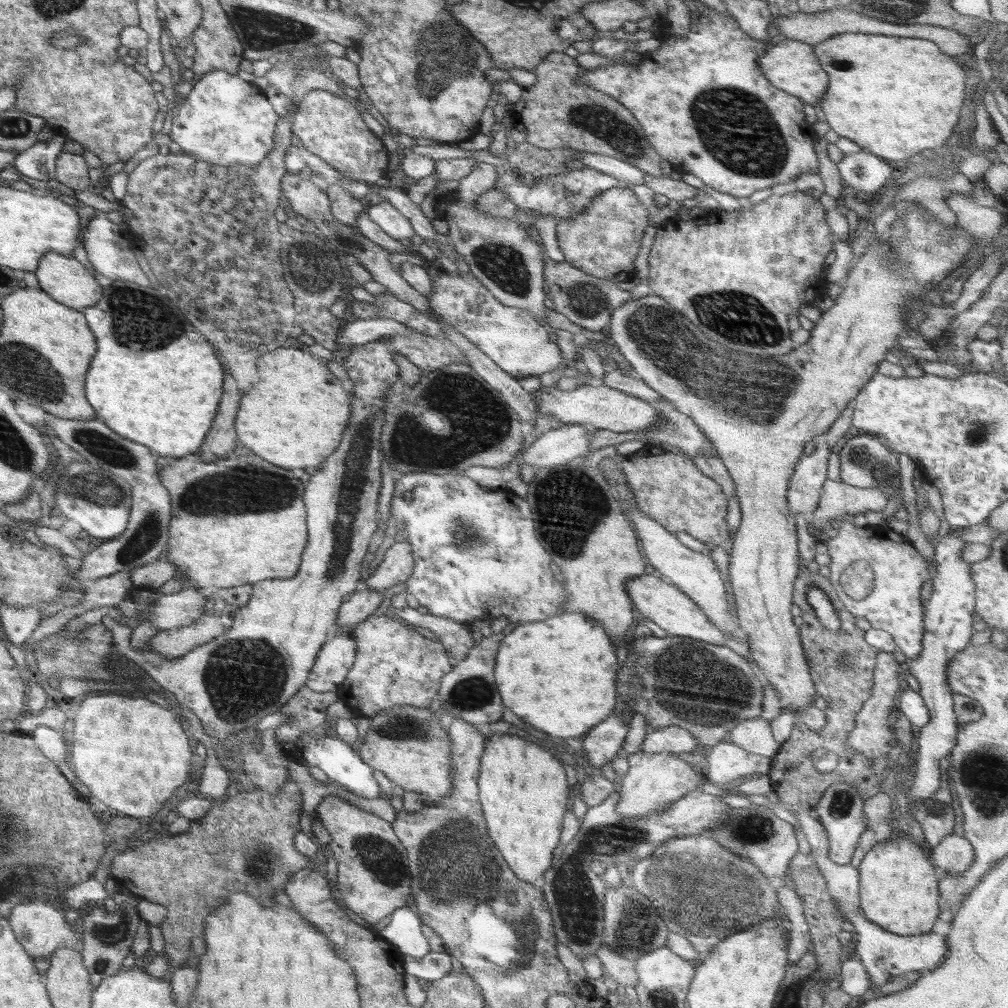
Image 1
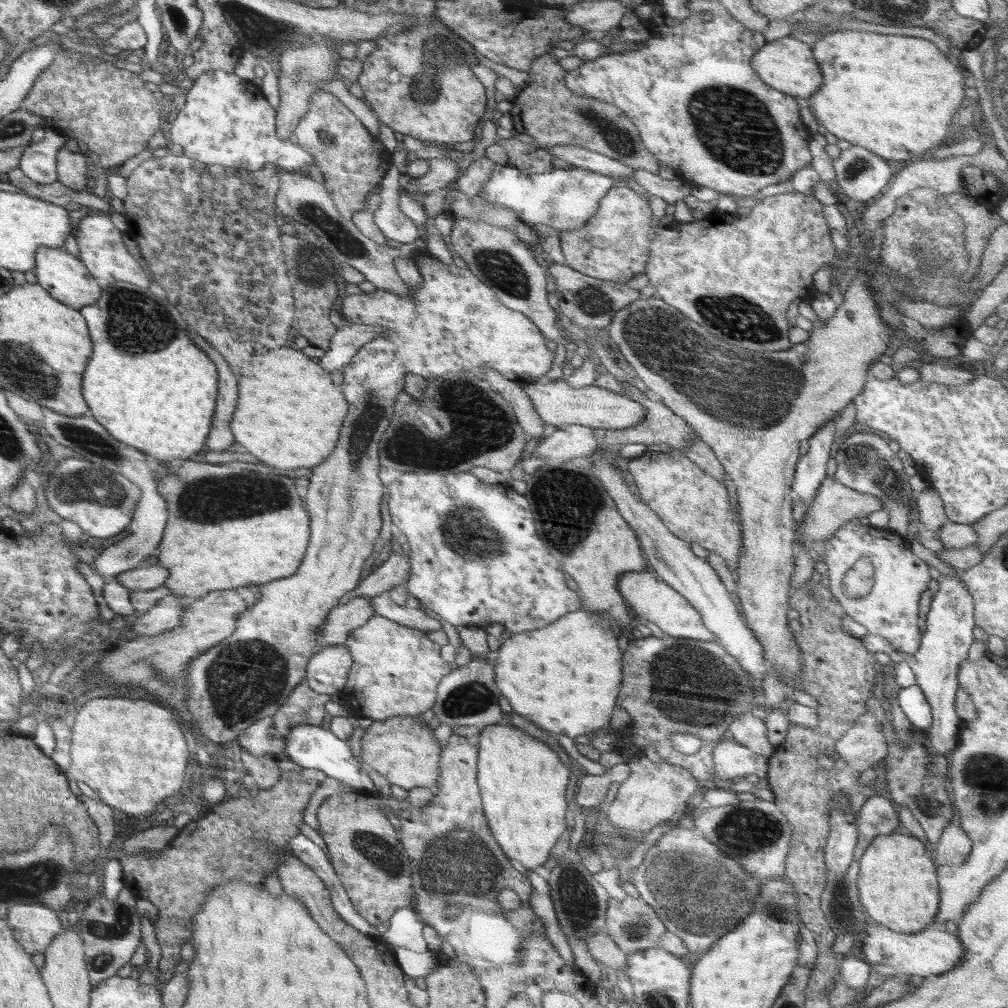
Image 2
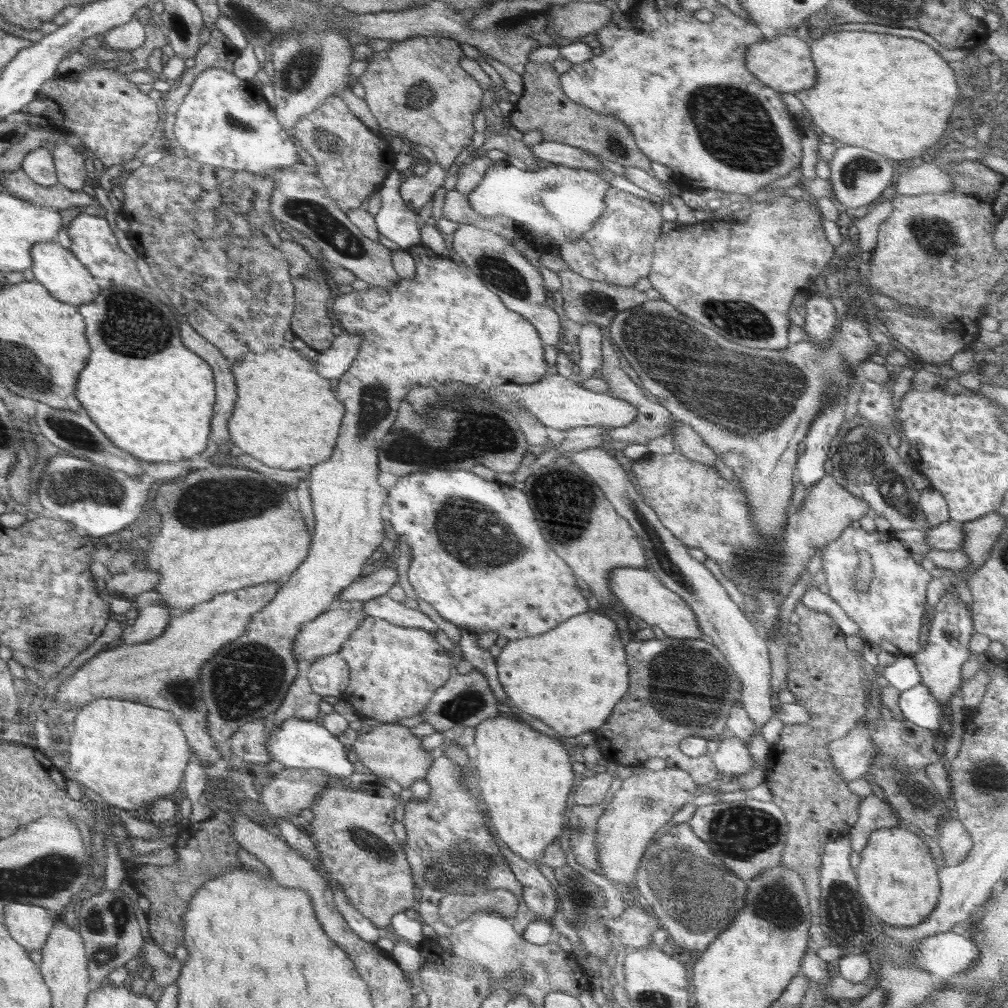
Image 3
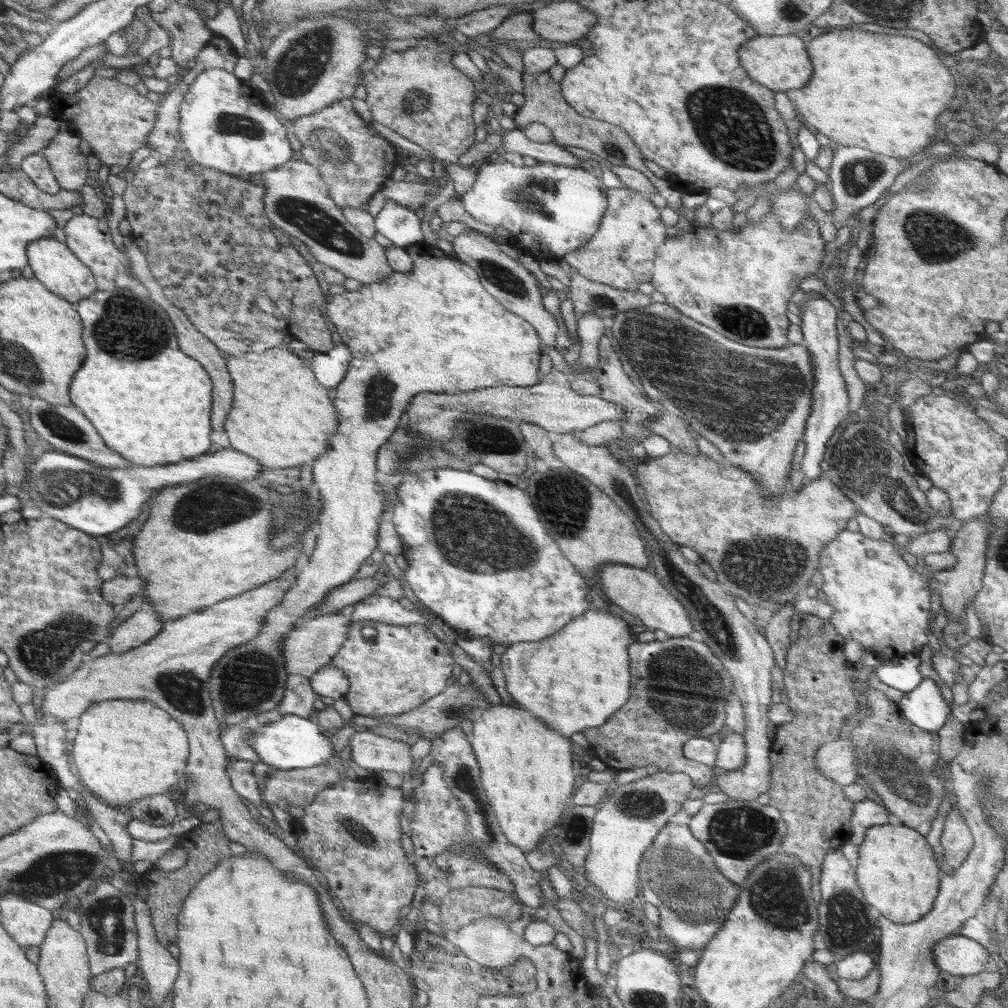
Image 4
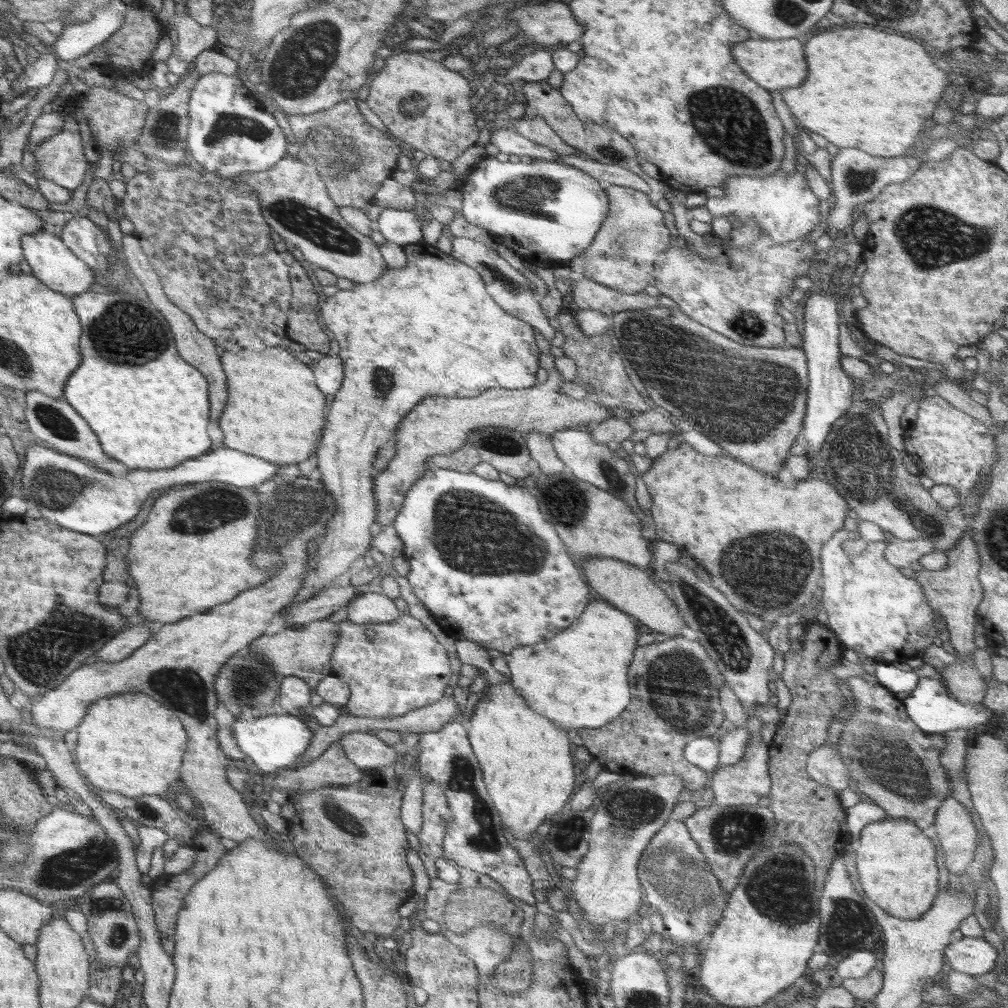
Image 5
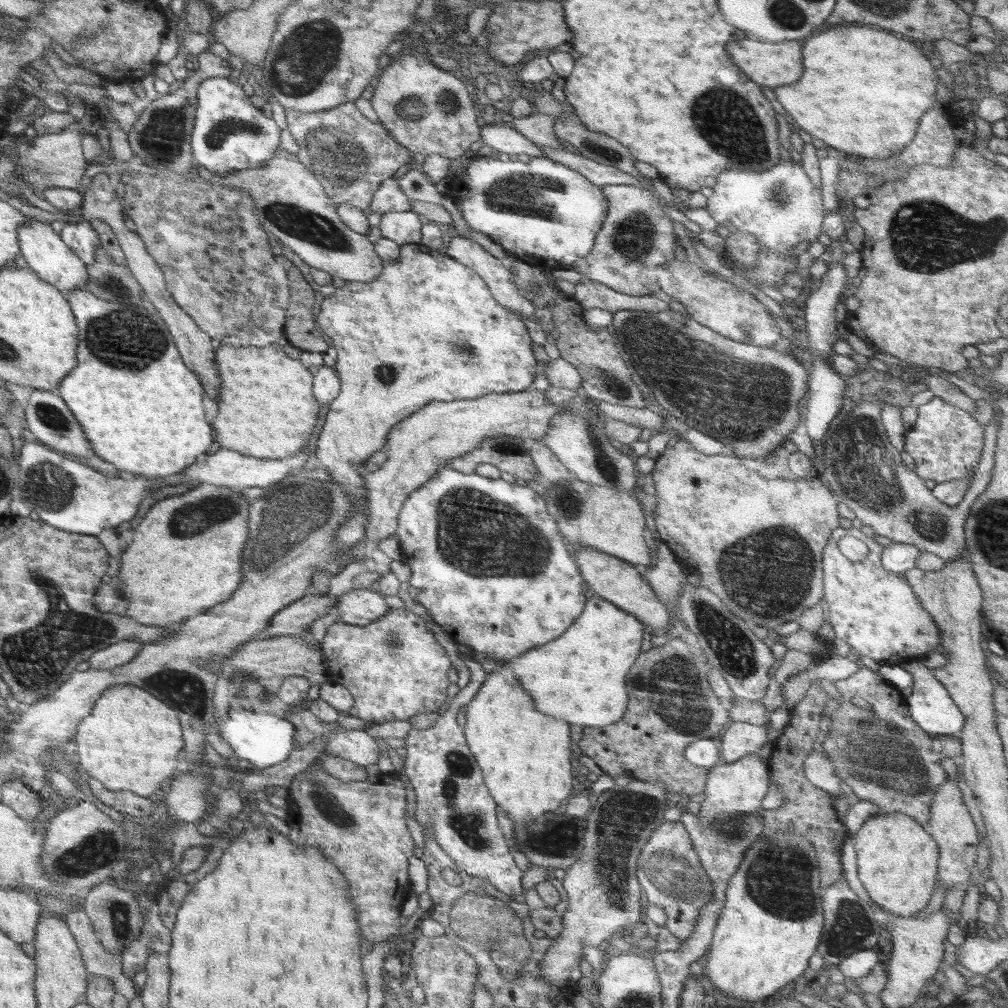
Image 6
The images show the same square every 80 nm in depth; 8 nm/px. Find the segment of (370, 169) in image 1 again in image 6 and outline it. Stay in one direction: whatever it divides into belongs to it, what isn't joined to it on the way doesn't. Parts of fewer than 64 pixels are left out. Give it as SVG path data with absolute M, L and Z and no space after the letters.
M355 101L316 112L285 109L285 116L288 127L284 129L284 144L280 147L288 148L288 152L297 154L308 168L313 168L337 206L348 203L366 211L378 186L410 162L406 147L400 146L380 124L364 118Z

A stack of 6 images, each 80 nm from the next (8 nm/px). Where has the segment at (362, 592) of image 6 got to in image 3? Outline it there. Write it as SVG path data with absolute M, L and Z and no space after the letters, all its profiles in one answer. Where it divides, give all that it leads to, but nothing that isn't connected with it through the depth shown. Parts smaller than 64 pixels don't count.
M387 594L361 601L361 607L368 617L381 618L402 627L418 627L427 631L436 629L436 624L418 608L407 608L403 602L392 600Z

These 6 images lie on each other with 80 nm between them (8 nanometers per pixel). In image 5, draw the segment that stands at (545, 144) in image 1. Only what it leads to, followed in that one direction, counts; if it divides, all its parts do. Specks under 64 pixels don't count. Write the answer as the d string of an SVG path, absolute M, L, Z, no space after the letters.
M547 80L538 82L523 82L518 84L518 89L527 98L525 116L528 118L542 117L552 127L552 130L566 143L584 152L588 158L606 165L618 165L634 172L643 178L649 185L650 190L659 191L663 188L663 181L657 181L649 177L640 168L640 157L636 156L634 148L618 134L613 128L603 124L580 120L573 111L571 104L561 95L558 88L552 86Z

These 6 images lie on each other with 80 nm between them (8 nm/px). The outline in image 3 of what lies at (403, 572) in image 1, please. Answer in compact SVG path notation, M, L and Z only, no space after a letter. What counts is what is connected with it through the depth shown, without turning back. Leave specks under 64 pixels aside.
M395 560L389 561L382 568L377 568L372 574L365 576L362 580L352 583L339 596L339 600L346 600L350 603L367 601L384 594L387 590L398 582Z

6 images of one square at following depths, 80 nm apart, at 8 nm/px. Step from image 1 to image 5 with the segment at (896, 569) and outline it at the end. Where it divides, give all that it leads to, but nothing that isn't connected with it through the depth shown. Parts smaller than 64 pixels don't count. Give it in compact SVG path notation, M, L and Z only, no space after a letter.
M840 530L824 543L820 551L821 578L819 593L828 615L830 630L849 648L855 649L861 657L873 658L876 662L902 662L908 658L922 655L926 648L934 644L937 634L934 627L934 613L928 606L923 589L914 580L911 572L892 566L884 556L887 547L884 541L868 542L862 554L848 556L844 552L843 542L858 538L857 532Z

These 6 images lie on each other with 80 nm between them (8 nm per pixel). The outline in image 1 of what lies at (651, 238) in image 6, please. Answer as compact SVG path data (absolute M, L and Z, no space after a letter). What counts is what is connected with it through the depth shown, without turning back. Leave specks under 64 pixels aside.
M620 185L597 194L592 199L591 204L589 204L587 211L582 212L580 216L571 216L571 218L565 218L565 220L557 223L556 238L558 240L558 246L564 254L565 262L574 266L576 269L608 281L628 281L634 277L634 261L638 256L644 237L644 230L648 225L649 212L647 208L633 193L630 186Z

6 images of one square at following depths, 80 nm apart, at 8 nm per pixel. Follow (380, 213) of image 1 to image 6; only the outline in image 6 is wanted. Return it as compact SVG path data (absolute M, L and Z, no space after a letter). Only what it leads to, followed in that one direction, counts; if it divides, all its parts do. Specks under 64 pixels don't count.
M412 210L382 214L379 228L383 238L399 246L421 242L421 223Z

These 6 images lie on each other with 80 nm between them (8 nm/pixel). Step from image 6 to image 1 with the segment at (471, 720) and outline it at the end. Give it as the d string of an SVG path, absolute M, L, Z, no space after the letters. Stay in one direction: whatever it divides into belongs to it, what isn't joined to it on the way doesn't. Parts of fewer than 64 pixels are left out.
M493 733L480 760L478 787L483 817L498 852L520 880L539 886L543 874L553 869L563 818L571 802L564 767L540 746L516 735Z

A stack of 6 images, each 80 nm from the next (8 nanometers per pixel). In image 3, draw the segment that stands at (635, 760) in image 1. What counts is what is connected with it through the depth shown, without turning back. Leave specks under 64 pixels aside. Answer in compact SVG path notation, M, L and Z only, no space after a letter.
M666 767L659 772L640 773L630 775L622 781L614 798L598 817L595 832L601 875L625 891L632 890L632 880L636 876L638 864L652 843L653 835L672 819L675 812L681 810L686 803L693 802L698 790L688 772L678 768Z

